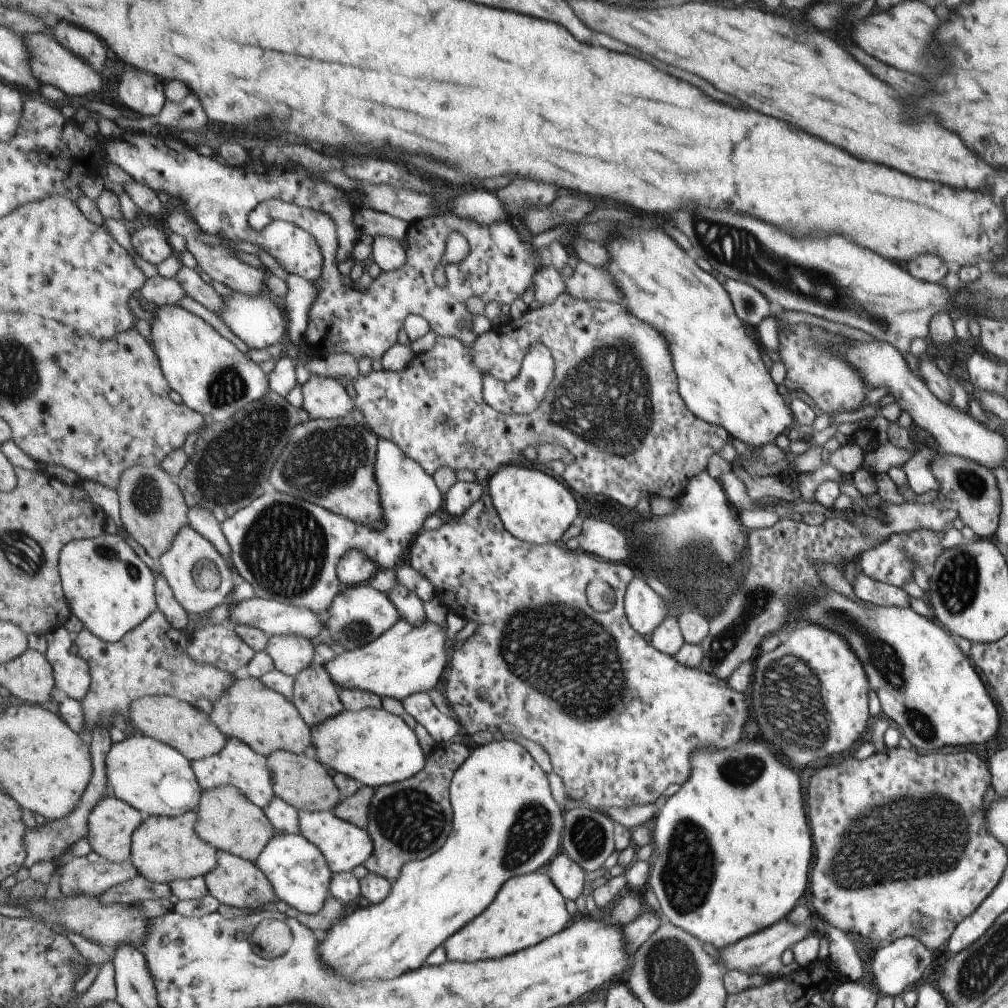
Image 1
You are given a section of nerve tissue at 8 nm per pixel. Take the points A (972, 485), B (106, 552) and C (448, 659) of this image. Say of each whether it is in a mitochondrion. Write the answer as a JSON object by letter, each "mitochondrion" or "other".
{"A":"mitochondrion","B":"mitochondrion","C":"other"}

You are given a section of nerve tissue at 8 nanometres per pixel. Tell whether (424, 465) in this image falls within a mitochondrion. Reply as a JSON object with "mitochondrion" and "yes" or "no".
{"mitochondrion":"no"}

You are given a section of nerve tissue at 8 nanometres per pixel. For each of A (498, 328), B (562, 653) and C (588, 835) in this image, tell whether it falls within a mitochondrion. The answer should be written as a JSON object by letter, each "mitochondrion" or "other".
{"A":"other","B":"mitochondrion","C":"mitochondrion"}

